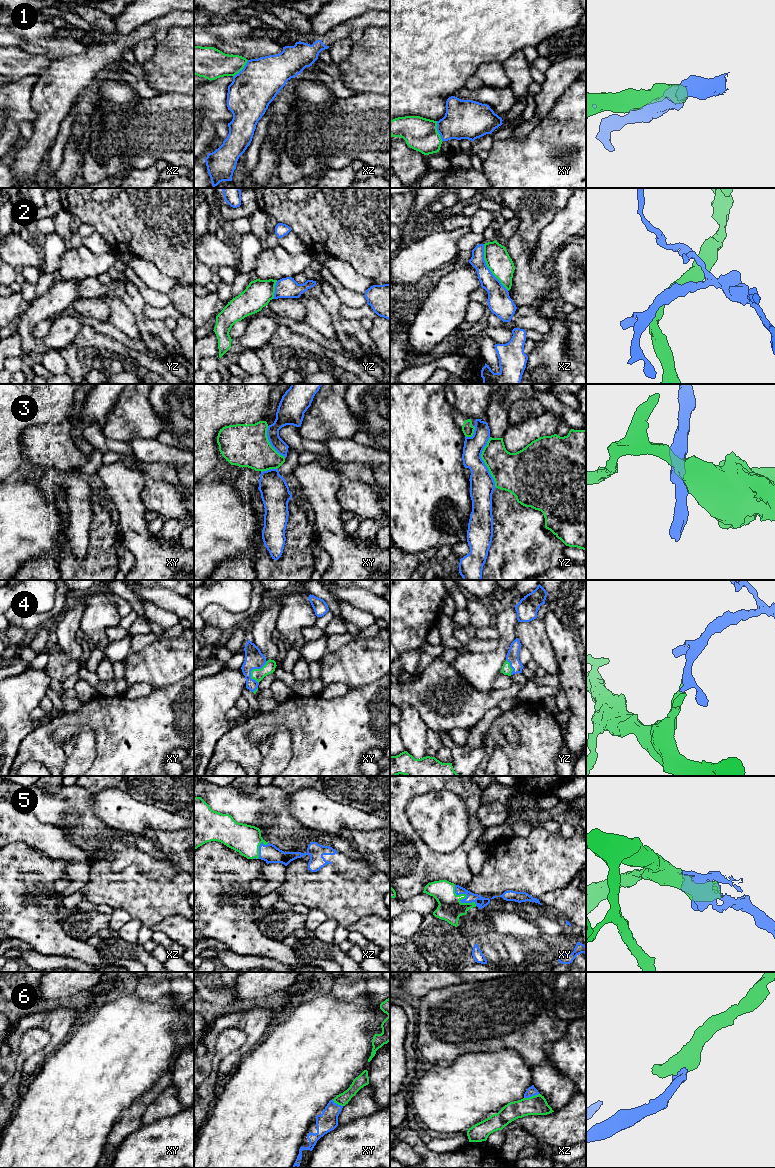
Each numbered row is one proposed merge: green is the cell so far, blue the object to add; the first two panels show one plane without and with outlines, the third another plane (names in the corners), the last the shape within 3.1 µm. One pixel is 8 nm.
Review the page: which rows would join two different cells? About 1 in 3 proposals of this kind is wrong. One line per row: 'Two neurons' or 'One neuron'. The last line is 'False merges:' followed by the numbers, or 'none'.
1: One neuron
2: Two neurons
3: Two neurons
4: One neuron
5: One neuron
6: One neuron
False merges: 2, 3

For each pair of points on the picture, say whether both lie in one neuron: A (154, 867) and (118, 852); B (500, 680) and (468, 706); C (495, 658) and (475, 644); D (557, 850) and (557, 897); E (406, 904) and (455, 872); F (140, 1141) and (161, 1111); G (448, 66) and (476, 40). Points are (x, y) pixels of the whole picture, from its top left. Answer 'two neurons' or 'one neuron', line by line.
A: one neuron
B: two neurons
C: two neurons
D: two neurons
E: two neurons
F: two neurons
G: one neuron

